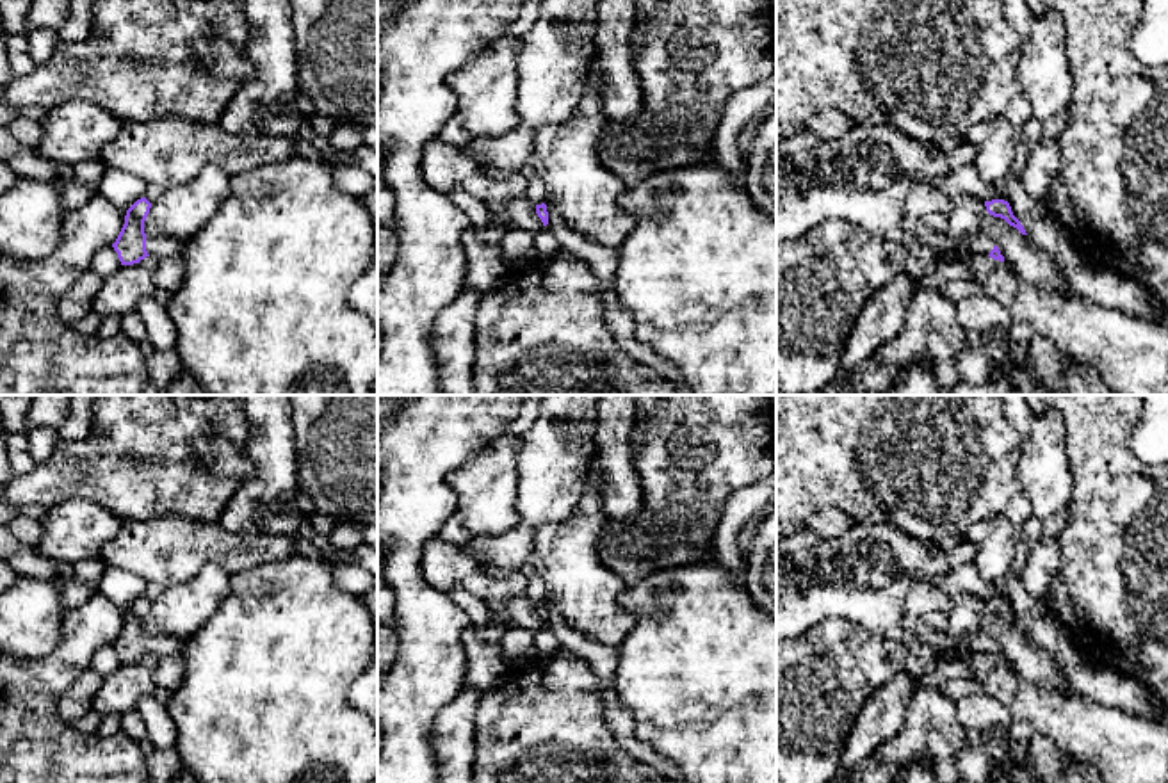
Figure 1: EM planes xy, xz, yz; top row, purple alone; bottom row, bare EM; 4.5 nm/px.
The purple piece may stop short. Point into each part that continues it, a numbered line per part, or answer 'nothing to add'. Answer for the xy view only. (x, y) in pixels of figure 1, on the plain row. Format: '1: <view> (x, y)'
1: xy (157, 645)

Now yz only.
1: yz (978, 641)

